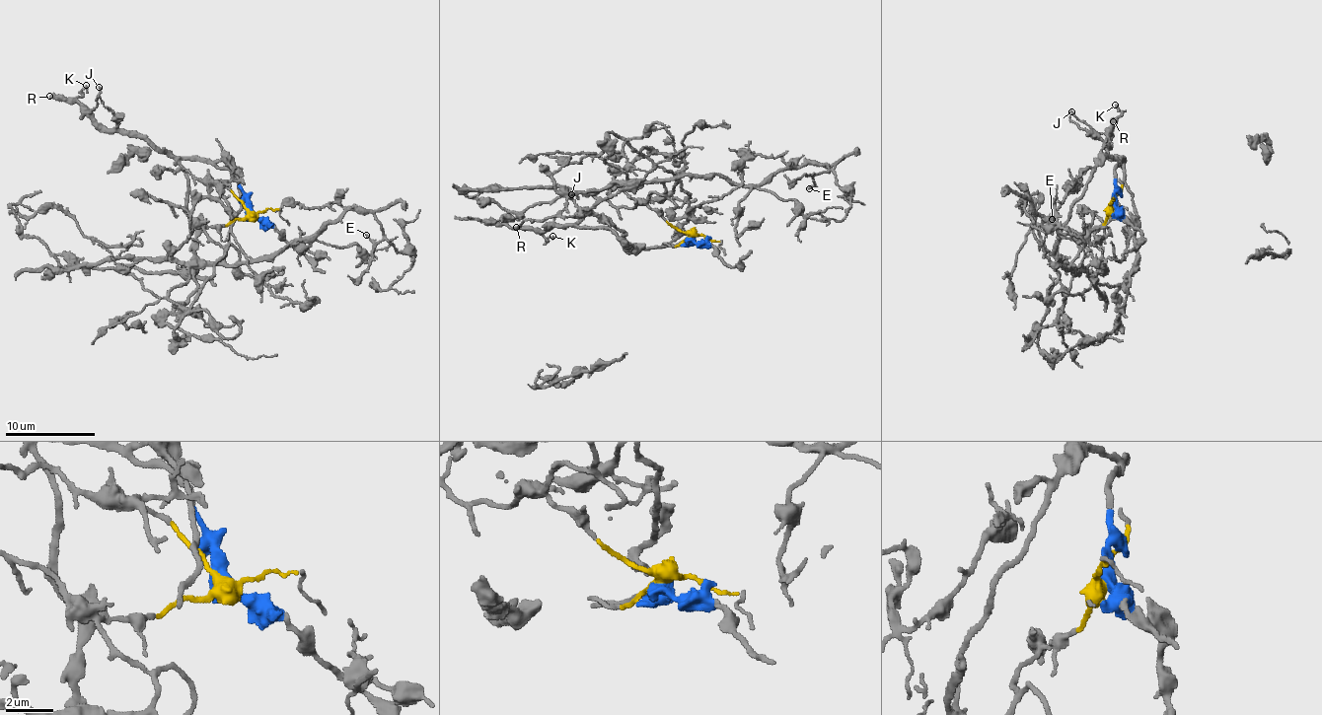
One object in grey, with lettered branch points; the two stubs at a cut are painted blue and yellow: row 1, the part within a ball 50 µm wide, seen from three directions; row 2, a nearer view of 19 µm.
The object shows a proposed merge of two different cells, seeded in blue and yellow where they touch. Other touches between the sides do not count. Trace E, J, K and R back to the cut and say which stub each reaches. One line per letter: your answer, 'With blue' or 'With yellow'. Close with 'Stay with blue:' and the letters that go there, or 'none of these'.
E: With yellow
J: With blue
K: With blue
R: With blue
Stay with blue: J, K, R

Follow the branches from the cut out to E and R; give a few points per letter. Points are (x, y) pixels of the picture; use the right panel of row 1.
E: (1112, 205), (1108, 219), (1079, 240), (1067, 268), (1055, 258), (1060, 235), (1023, 199), (1042, 241), (1053, 220)
R: (1114, 205), (1118, 166), (1123, 160), (1126, 163), (1115, 161), (1106, 152), (1114, 120)

